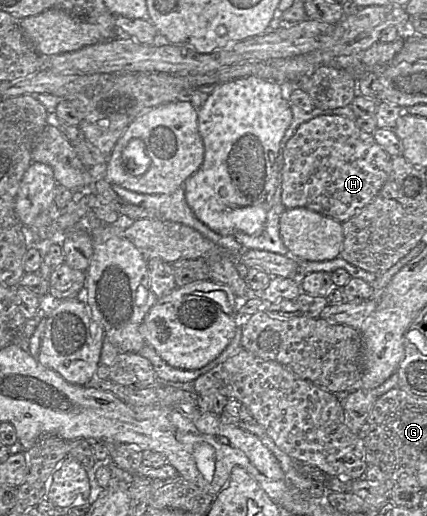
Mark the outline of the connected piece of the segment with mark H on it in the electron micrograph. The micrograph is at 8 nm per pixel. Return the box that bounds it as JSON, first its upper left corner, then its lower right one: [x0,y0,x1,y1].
[281,115,390,223]

